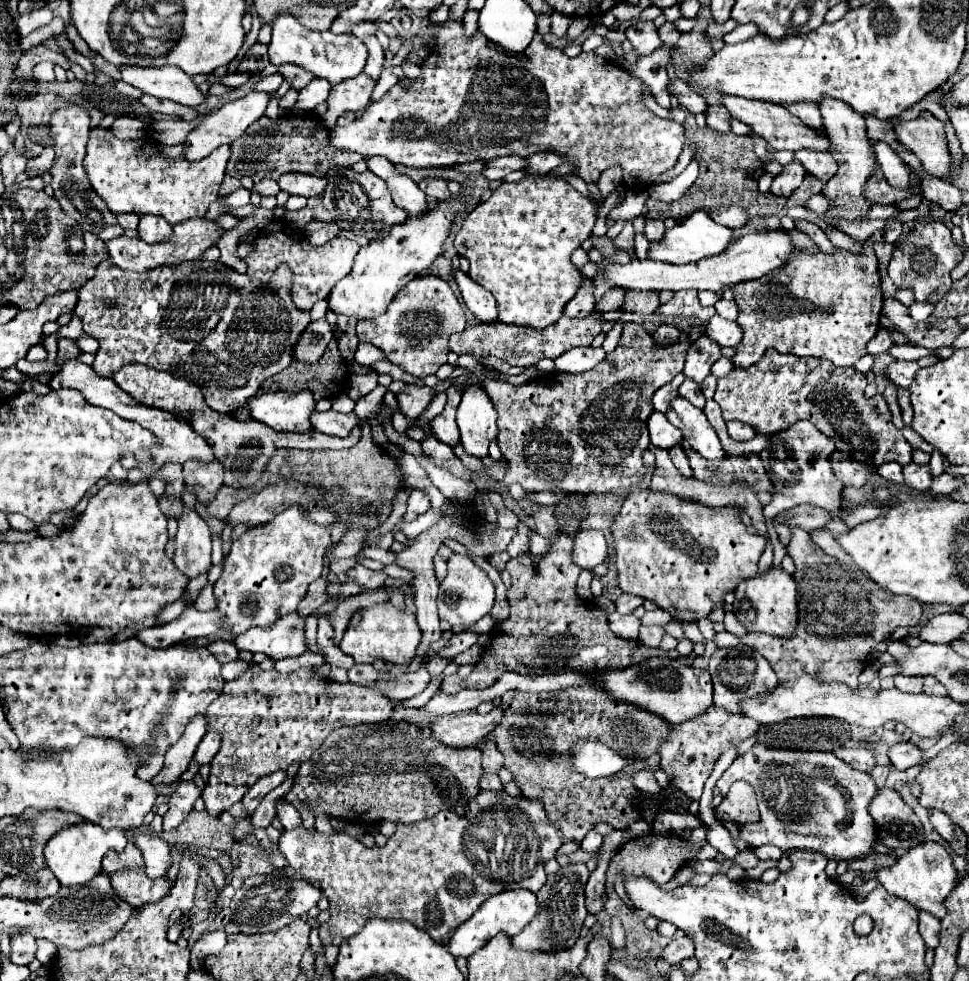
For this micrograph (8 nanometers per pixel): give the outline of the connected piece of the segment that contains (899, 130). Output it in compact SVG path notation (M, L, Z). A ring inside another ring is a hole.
M923 111L917 119L899 121L895 127L895 135L919 157L927 173L931 173L933 177L943 177L949 173L945 127L933 113Z

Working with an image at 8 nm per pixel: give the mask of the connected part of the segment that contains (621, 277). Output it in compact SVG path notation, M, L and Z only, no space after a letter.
M781 231L761 233L761 235L745 235L731 243L723 253L715 257L701 259L697 263L687 265L665 265L661 261L641 261L633 259L627 265L609 265L605 269L605 283L613 287L625 287L625 289L637 289L637 291L681 291L681 289L709 289L709 291L721 291L727 283L739 283L749 281L755 277L763 277L765 273L771 273L773 269L779 269L789 259L789 253L793 253L793 245L789 237Z

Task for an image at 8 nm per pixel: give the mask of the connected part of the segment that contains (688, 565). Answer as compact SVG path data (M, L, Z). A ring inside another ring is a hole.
M637 489L627 495L621 511L613 519L611 533L619 589L653 601L677 621L697 621L707 617L715 603L723 603L727 591L733 591L739 581L757 573L757 561L767 543L765 537L747 531L741 521L741 509L737 507L707 507L699 501L651 489Z

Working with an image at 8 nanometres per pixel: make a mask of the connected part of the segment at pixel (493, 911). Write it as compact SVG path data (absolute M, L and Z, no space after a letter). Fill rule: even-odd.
M513 889L513 891L501 891L493 897L489 897L489 901L485 901L481 905L481 909L477 909L477 913L473 913L473 917L469 921L465 921L463 925L459 925L449 941L449 951L453 957L471 957L475 951L479 951L481 947L485 947L489 943L491 937L495 937L499 931L505 931L507 935L517 935L521 933L521 929L537 915L537 897L533 891L527 889Z

